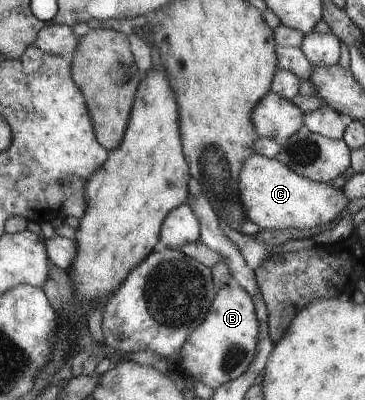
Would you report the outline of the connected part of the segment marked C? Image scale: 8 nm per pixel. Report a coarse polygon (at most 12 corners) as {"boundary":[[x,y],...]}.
{"boundary":[[253,152],[244,217],[264,229],[329,223],[349,200]]}

